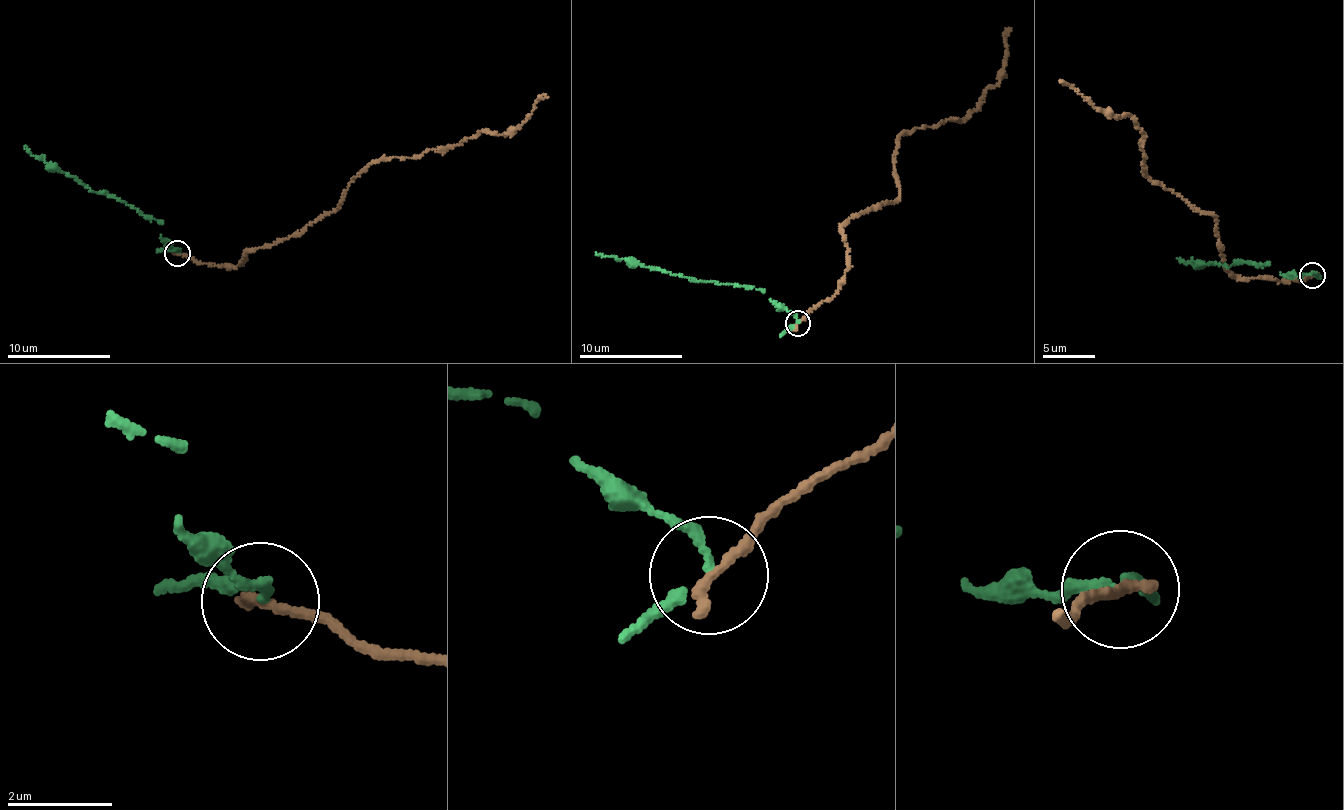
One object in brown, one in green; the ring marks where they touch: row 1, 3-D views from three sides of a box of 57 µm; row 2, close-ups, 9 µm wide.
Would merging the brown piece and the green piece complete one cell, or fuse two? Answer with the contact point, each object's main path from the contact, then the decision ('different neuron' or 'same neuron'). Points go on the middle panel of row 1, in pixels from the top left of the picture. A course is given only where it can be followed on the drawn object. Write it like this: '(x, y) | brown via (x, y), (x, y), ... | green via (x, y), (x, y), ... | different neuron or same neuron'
(797, 323) | brown via (797, 322), (845, 275), (842, 226), (899, 196), (901, 135), (978, 107), (999, 81), (1011, 28) | green via (797, 322), (765, 292), (754, 286), (697, 281), (596, 252) | different neuron

